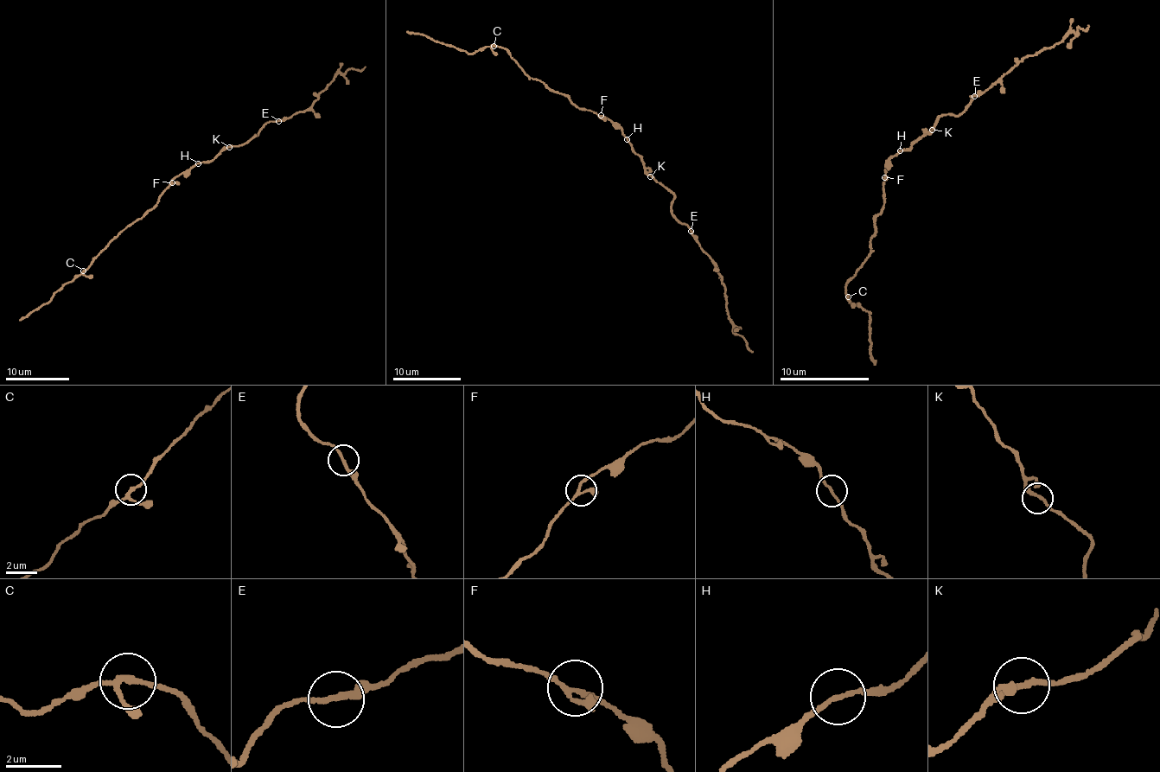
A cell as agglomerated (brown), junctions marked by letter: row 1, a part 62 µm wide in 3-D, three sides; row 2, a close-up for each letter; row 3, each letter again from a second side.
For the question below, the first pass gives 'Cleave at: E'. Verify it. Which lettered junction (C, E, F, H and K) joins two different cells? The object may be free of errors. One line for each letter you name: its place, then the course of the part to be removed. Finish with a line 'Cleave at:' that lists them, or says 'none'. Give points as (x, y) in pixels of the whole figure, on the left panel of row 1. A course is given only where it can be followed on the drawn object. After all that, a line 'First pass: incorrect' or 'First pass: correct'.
E: place (278, 121); course (278, 120), (310, 107), (336, 74), (365, 66)
Cleave at: E
First pass: correct

